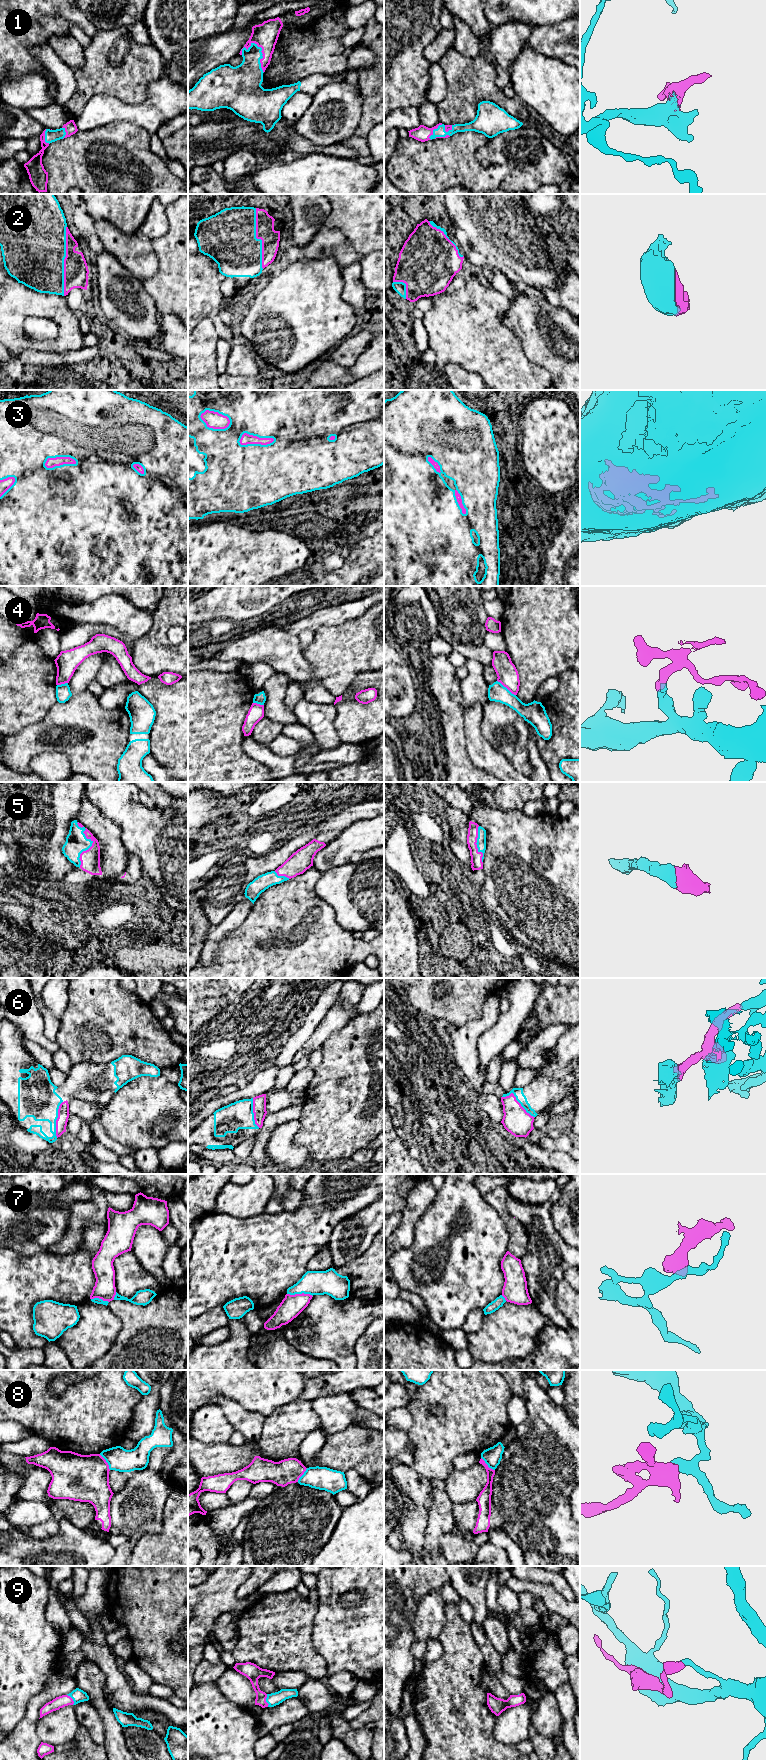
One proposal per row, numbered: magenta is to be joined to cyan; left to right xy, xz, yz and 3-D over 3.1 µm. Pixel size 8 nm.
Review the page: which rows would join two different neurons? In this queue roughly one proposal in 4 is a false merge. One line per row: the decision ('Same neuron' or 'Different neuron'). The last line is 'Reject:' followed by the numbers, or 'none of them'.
1: Same neuron
2: Same neuron
3: Same neuron
4: Different neuron
5: Same neuron
6: Same neuron
7: Different neuron
8: Different neuron
9: Same neuron
Reject: 4, 7, 8

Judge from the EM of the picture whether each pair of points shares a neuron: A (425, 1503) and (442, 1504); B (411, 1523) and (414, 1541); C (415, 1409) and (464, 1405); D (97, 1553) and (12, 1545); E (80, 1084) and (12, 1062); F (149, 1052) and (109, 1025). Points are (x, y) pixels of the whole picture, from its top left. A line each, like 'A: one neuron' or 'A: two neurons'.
A: two neurons
B: one neuron
C: one neuron
D: one neuron
E: one neuron
F: one neuron

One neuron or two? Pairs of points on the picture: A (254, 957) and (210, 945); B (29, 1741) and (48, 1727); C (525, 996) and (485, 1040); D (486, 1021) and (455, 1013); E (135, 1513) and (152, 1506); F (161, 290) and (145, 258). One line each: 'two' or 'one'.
A: two
B: two
C: one
D: two
E: one
F: two

